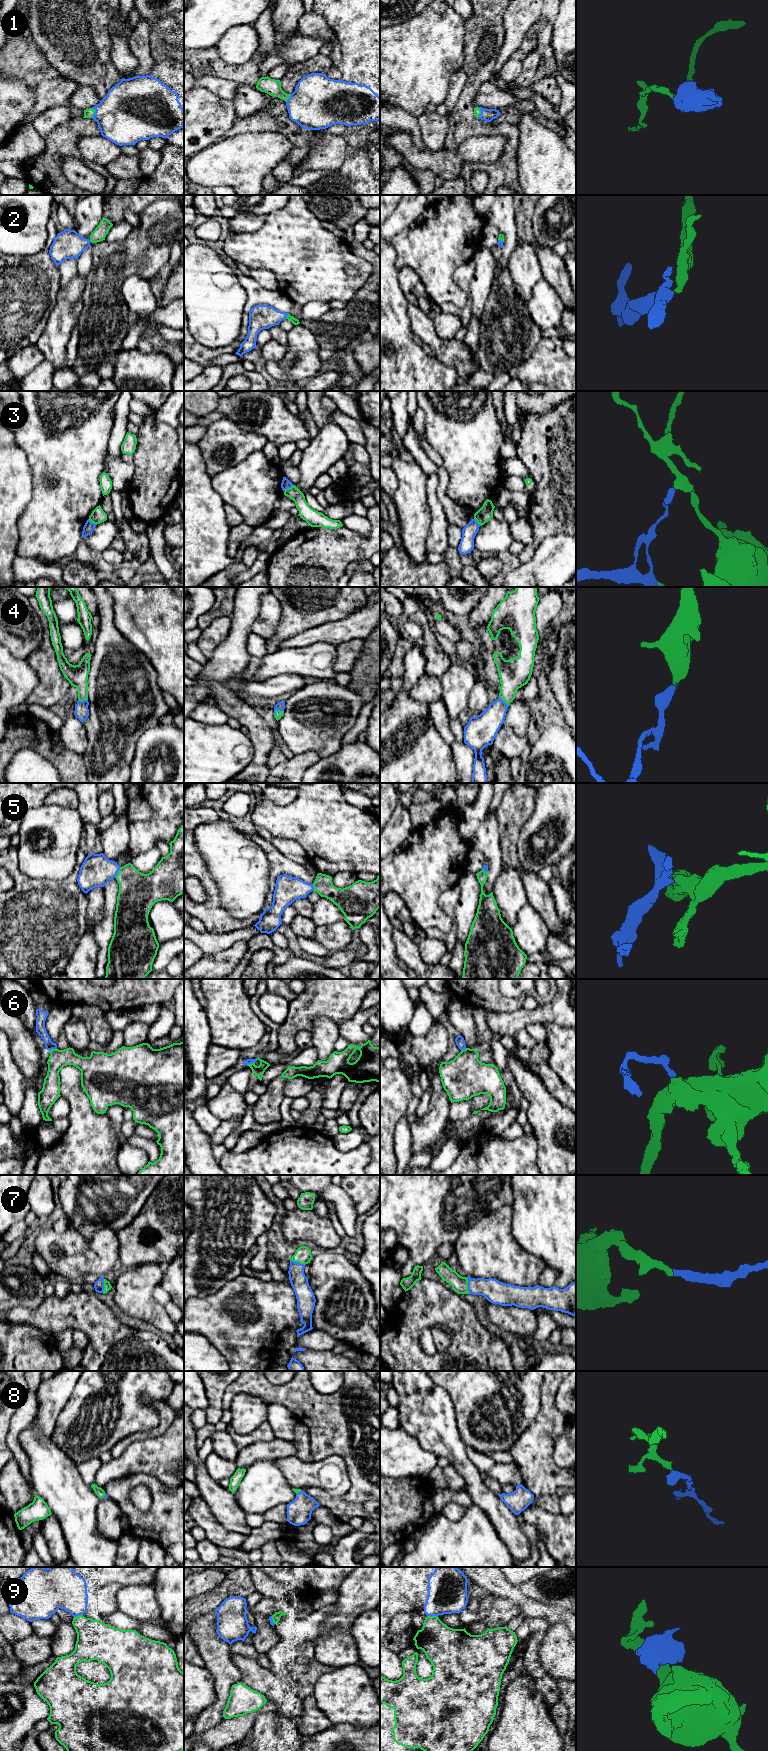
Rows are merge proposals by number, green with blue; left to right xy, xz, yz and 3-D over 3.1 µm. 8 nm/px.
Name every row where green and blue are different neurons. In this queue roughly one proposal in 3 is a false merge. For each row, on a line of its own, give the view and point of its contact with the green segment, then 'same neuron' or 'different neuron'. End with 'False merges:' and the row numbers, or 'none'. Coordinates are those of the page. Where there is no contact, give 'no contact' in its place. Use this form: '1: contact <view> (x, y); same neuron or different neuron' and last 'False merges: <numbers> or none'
1: contact xy (94, 113); same neuron
2: contact xz (287, 316); same neuron
3: contact xz (288, 488); different neuron
4: contact xz (276, 710); same neuron
5: contact xy (118, 872); different neuron
6: contact xy (52, 1049); different neuron
7: contact yz (467, 1285); same neuron
8: contact xz (298, 1492); same neuron
9: contact yz (432, 1616); different neuron
False merges: 3, 5, 6, 9

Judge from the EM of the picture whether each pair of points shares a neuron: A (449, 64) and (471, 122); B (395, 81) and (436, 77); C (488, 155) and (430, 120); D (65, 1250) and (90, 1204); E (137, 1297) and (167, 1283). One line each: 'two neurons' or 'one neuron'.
A: two neurons
B: one neuron
C: two neurons
D: two neurons
E: two neurons

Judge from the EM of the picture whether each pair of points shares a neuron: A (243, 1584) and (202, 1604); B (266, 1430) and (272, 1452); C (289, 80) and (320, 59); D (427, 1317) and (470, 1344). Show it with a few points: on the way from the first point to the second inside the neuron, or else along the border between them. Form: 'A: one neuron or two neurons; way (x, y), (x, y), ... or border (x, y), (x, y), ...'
A: one neuron; way (233, 1585), (222, 1591), (212, 1600)
B: two neurons; border (275, 1438), (255, 1441), (246, 1446)
C: one neuron; way (297, 72), (312, 65)
D: one neuron; way (438, 1317), (446, 1317), (462, 1333)

